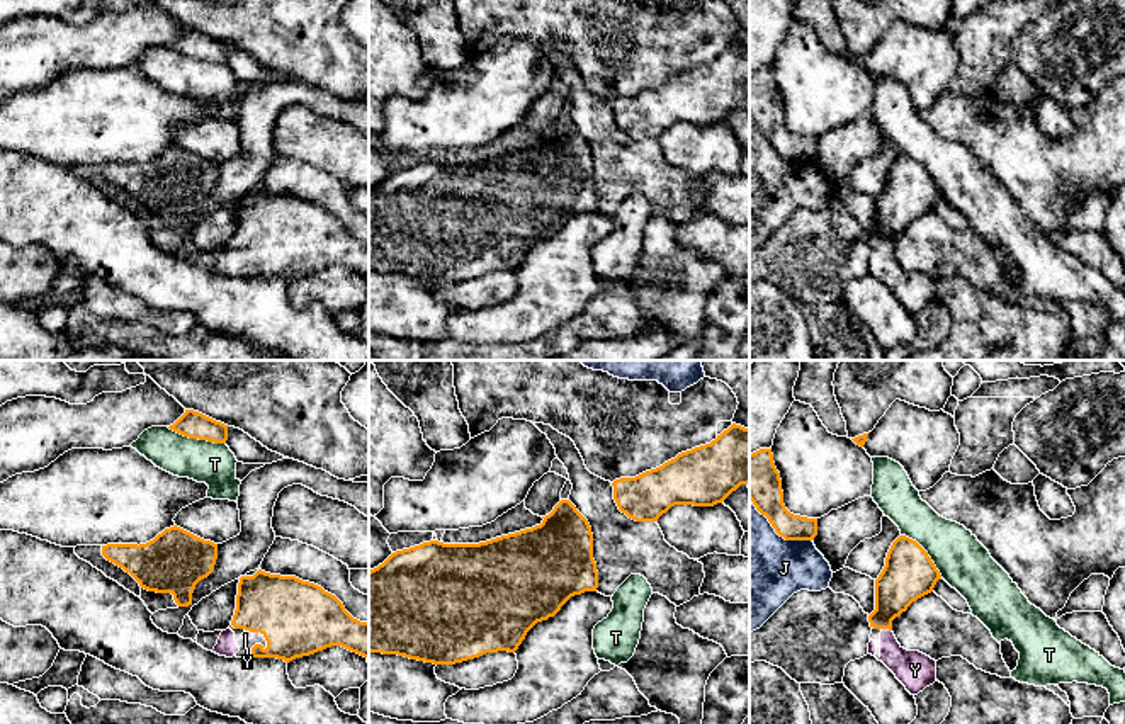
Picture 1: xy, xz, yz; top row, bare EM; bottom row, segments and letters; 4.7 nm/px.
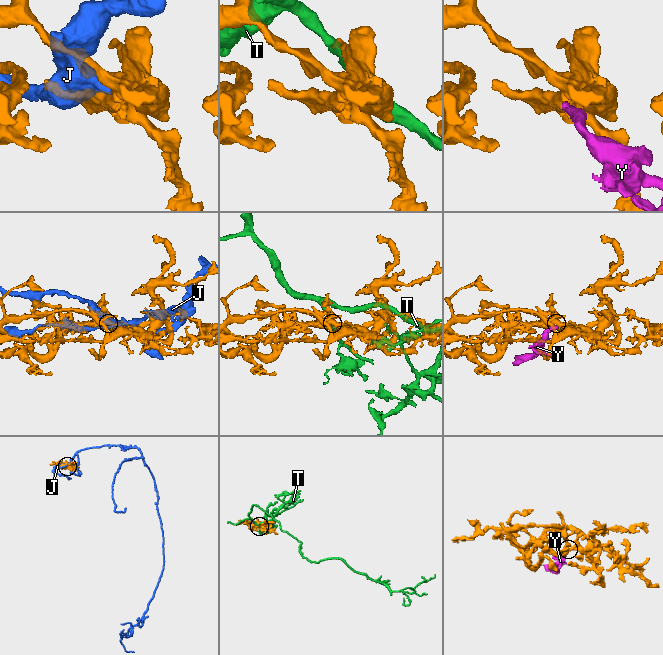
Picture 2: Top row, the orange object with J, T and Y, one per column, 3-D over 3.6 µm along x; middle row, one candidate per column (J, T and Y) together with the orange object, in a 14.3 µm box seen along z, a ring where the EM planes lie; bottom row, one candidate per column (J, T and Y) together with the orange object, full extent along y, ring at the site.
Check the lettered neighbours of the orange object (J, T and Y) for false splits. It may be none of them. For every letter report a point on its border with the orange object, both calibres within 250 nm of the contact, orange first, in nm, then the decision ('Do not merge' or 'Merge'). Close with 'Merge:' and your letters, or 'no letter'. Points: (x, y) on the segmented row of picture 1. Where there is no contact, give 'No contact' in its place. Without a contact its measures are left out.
J: Touches orange at yz (777, 532). Thickness 190 nm (orange) against 440 nm. Do not merge
T: Touches orange at xy (196, 437). Thickness 130 nm (orange) against 200 nm. Do not merge
Y: Touches orange at yz (887, 627). Thickness 220 nm (orange) against 180 nm. Merge
Merge: Y

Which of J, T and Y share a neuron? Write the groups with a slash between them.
J / T / Y

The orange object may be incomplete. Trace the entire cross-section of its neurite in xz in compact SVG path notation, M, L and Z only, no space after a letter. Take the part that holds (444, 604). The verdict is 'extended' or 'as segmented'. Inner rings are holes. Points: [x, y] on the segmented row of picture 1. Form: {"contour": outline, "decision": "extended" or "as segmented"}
{"contour": "M569 500L542 523L479 544L438 540L393 552L369 571L369 653L455 665L486 653L515 653L527 632L574 595L596 591L593 534Z", "decision": "as segmented"}

